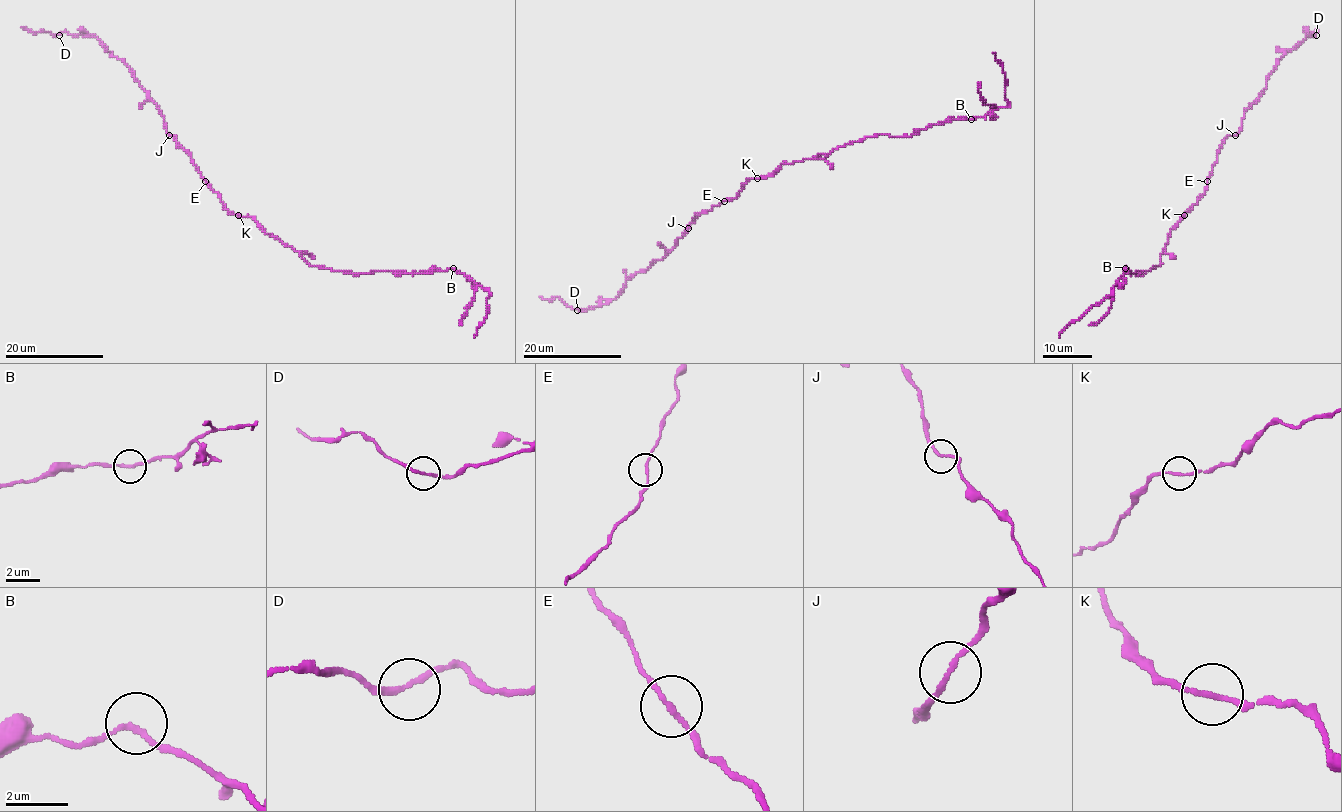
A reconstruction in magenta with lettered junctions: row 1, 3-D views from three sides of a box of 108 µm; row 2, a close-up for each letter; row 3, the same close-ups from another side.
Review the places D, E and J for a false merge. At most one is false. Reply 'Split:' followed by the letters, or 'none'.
Split: E

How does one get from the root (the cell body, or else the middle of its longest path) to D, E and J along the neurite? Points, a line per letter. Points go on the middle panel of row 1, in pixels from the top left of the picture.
D: (763, 177), (751, 178), (736, 198), (694, 217), (677, 244), (645, 270), (630, 276), (615, 298), (577, 310)
E: (763, 177), (751, 178), (736, 198), (724, 201)
J: (763, 177), (751, 178), (736, 198), (699, 214), (688, 228)

